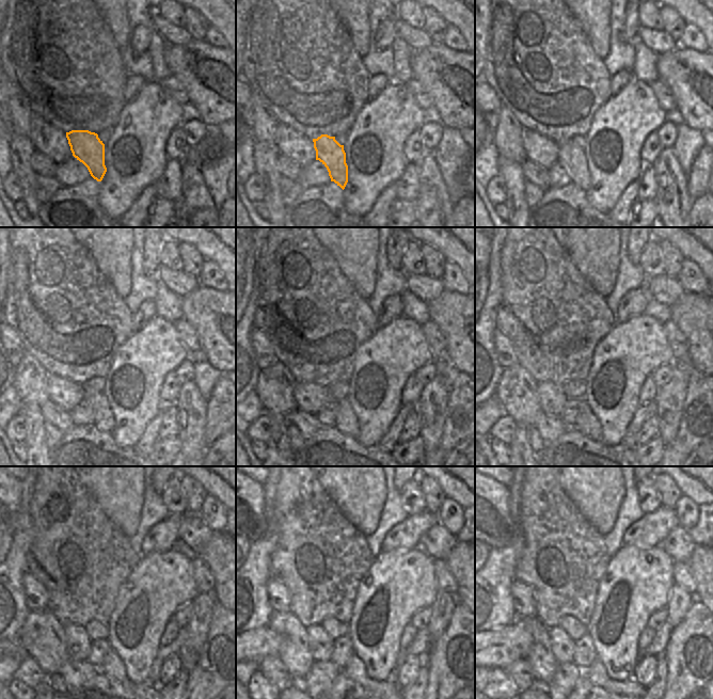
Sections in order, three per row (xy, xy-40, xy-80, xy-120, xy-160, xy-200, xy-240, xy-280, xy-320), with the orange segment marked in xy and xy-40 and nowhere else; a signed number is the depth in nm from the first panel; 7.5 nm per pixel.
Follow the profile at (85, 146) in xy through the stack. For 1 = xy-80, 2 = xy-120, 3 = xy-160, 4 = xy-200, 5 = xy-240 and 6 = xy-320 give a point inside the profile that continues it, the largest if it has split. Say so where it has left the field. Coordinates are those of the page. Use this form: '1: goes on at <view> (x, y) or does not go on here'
1: goes on at xy-80 (570, 156)
2: goes on at xy-120 (104, 421)
3: goes on at xy-160 (346, 422)
4: goes on at xy-200 (586, 423)
5: goes on at xy-240 (112, 666)
6: goes on at xy-320 (597, 673)

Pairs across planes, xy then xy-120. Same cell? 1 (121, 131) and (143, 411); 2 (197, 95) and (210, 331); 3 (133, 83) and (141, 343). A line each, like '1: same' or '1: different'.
1: same
2: same
3: different

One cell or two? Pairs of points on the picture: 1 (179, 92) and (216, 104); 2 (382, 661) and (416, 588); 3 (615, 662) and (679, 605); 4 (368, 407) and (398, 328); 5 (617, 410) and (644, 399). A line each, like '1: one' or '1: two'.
1: two
2: one
3: two
4: one
5: two

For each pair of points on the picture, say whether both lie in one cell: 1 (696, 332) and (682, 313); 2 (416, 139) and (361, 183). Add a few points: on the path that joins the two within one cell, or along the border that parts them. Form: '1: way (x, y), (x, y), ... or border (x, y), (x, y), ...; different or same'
1: way (696, 328), (686, 317); same
2: border (417, 129), (403, 144), (403, 158), (407, 162); different

